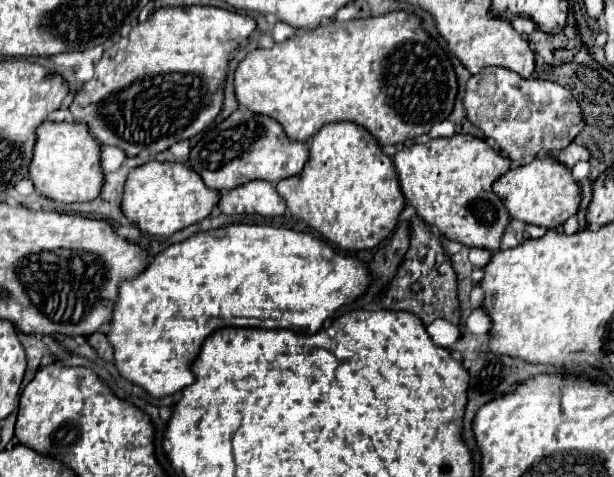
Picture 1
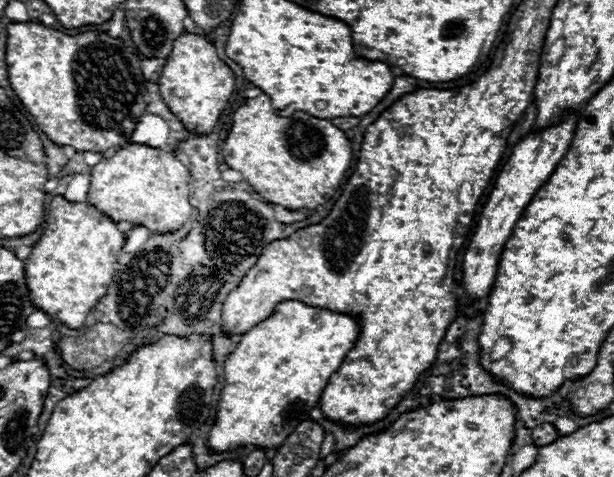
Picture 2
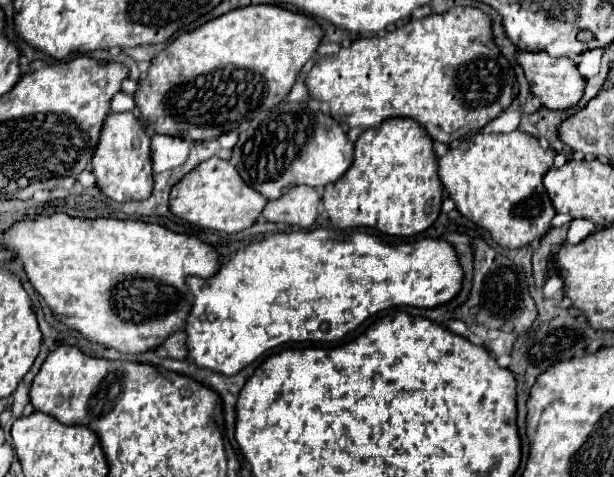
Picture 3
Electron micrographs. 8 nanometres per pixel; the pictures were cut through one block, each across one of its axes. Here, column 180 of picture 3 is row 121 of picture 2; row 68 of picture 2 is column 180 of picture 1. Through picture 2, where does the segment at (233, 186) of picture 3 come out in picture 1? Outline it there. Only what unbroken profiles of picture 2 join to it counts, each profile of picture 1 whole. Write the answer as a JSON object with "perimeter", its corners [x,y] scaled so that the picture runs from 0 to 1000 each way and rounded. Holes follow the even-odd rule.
{"perimeter":[[[238,340],[208,365],[199,415],[205,457],[228,482],[254,495],[280,495],[303,474],[329,465],[355,432],[358,407],[336,394],[326,365],[293,340]]]}

